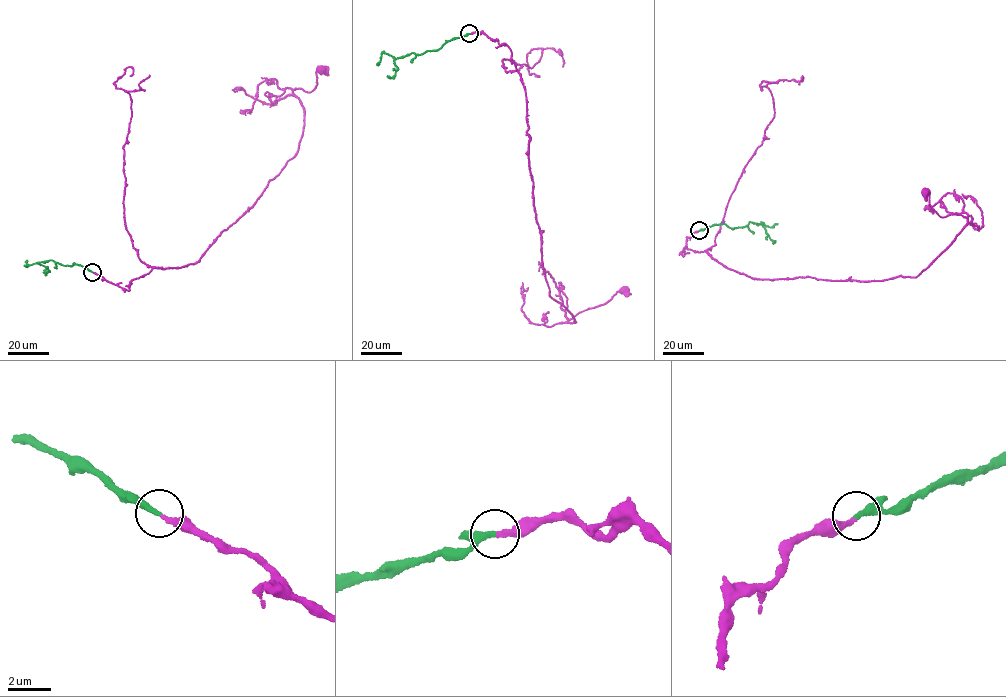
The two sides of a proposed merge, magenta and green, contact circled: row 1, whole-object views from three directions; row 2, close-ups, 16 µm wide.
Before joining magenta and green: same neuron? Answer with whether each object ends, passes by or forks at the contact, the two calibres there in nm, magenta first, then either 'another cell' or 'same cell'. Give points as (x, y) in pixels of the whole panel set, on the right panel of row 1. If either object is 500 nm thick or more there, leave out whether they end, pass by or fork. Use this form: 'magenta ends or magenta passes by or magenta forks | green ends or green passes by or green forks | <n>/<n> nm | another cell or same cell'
magenta ends | green ends | 220/280 nm | same cell

